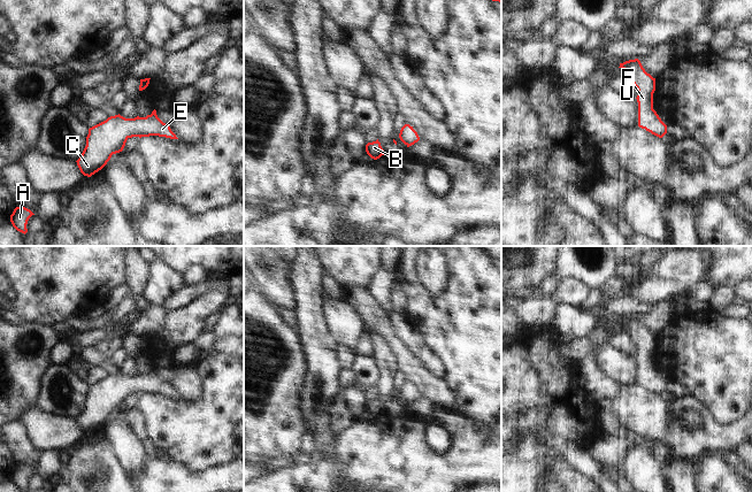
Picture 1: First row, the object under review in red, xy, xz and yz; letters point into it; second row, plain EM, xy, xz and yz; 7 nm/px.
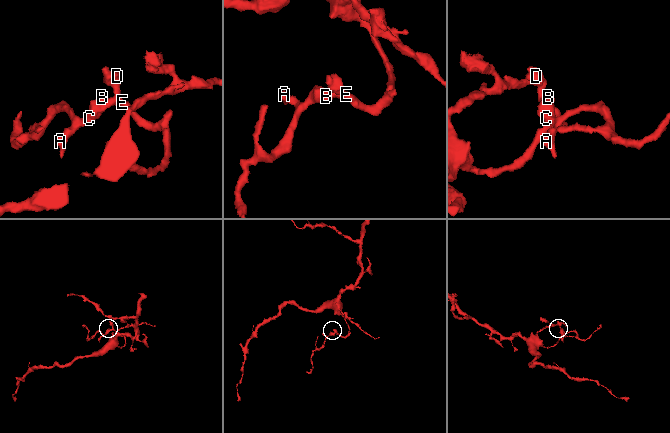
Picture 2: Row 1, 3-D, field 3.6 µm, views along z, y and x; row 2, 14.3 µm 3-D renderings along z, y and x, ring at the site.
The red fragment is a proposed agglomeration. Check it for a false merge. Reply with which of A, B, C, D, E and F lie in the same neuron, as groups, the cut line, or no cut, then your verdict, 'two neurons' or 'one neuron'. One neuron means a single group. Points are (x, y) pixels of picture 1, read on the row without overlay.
A B C D E F | no cut | one neuron

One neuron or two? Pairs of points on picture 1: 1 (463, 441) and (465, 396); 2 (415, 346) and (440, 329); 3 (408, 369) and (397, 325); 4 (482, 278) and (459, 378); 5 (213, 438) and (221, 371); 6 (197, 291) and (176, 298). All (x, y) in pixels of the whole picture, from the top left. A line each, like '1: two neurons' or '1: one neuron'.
1: two neurons
2: two neurons
3: two neurons
4: one neuron
5: one neuron
6: one neuron

